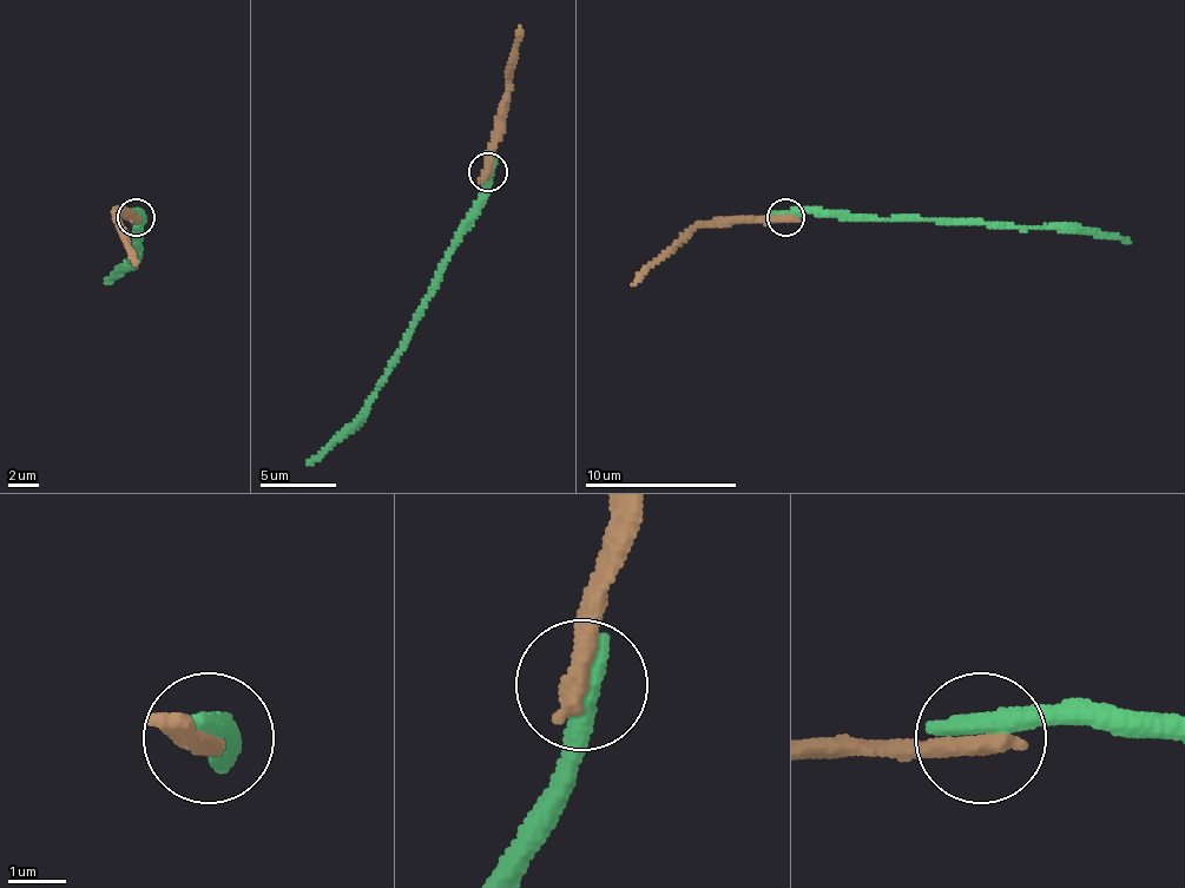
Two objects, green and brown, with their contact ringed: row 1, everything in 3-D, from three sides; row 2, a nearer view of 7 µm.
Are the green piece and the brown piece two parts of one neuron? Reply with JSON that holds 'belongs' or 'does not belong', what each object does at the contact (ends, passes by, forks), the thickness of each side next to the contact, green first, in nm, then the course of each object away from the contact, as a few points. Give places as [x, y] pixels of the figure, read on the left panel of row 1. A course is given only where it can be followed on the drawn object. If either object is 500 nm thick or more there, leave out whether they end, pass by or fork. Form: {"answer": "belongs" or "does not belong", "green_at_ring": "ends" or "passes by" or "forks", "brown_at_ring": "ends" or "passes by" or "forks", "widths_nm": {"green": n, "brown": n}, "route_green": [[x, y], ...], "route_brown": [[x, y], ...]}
{"answer": "does not belong", "green_at_ring": "ends", "brown_at_ring": "ends", "widths_nm": {"green": 480, "brown": 400}, "route_green": [[135, 216], [145, 217], [139, 231], [140, 257], [116, 268], [107, 283]], "route_brown": [[135, 216], [118, 209], [116, 212], [135, 264]]}

